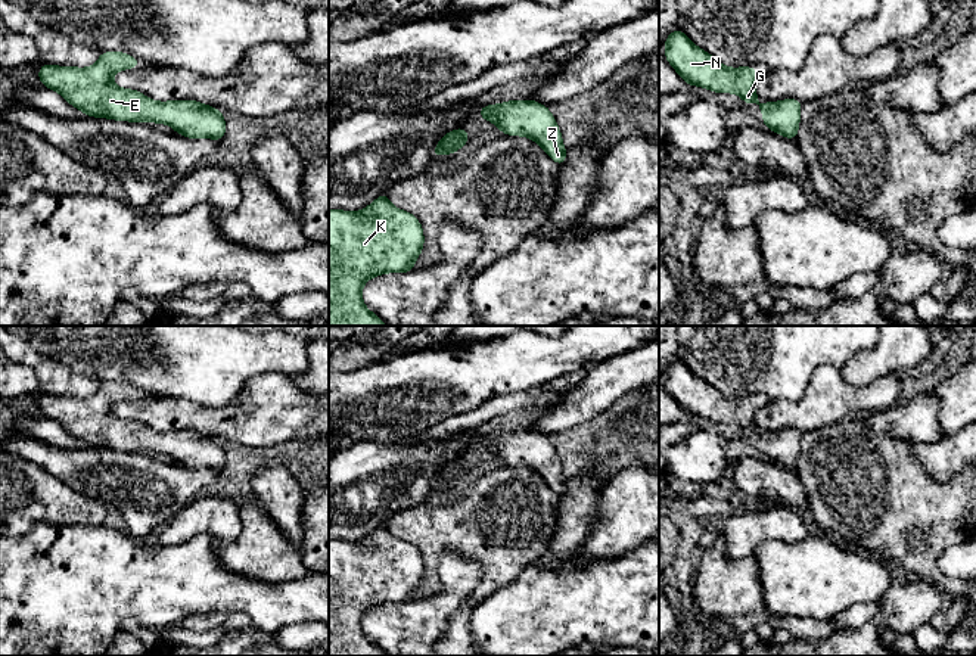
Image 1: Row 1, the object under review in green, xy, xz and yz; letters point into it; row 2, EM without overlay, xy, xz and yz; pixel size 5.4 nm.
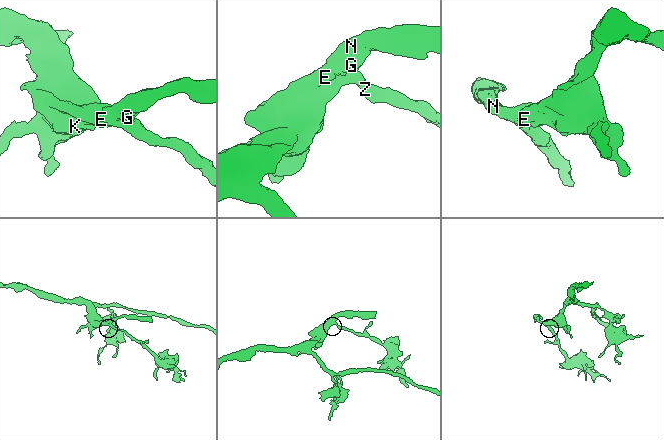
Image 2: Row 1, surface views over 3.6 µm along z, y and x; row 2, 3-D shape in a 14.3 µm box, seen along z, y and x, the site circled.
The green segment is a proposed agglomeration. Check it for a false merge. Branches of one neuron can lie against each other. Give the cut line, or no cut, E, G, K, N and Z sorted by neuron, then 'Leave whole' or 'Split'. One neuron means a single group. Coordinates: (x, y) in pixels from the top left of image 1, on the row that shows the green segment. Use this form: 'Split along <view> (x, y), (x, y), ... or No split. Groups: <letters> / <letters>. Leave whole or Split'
No split. Groups: E G K N Z. Leave whole

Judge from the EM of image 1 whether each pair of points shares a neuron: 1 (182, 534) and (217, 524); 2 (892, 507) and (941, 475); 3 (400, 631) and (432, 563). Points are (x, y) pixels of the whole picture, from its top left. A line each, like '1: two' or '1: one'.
1: one
2: two
3: two

